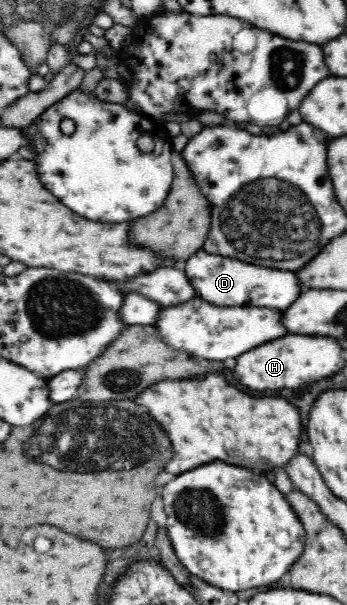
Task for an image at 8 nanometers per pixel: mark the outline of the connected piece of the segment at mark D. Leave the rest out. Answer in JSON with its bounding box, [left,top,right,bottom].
[185,252,303,310]

